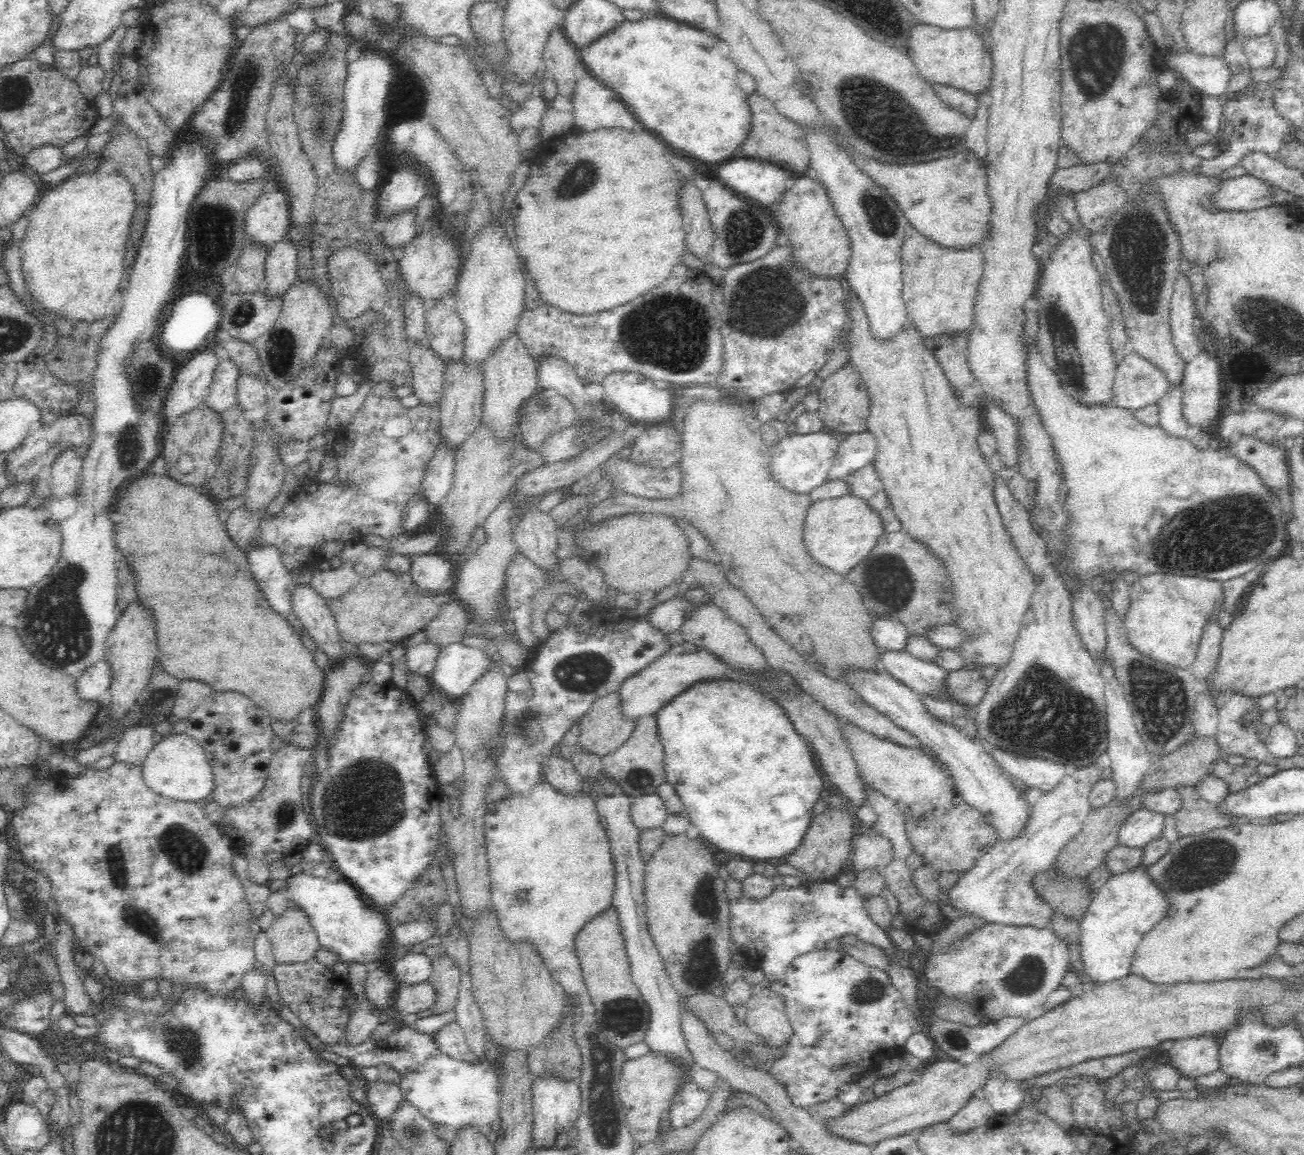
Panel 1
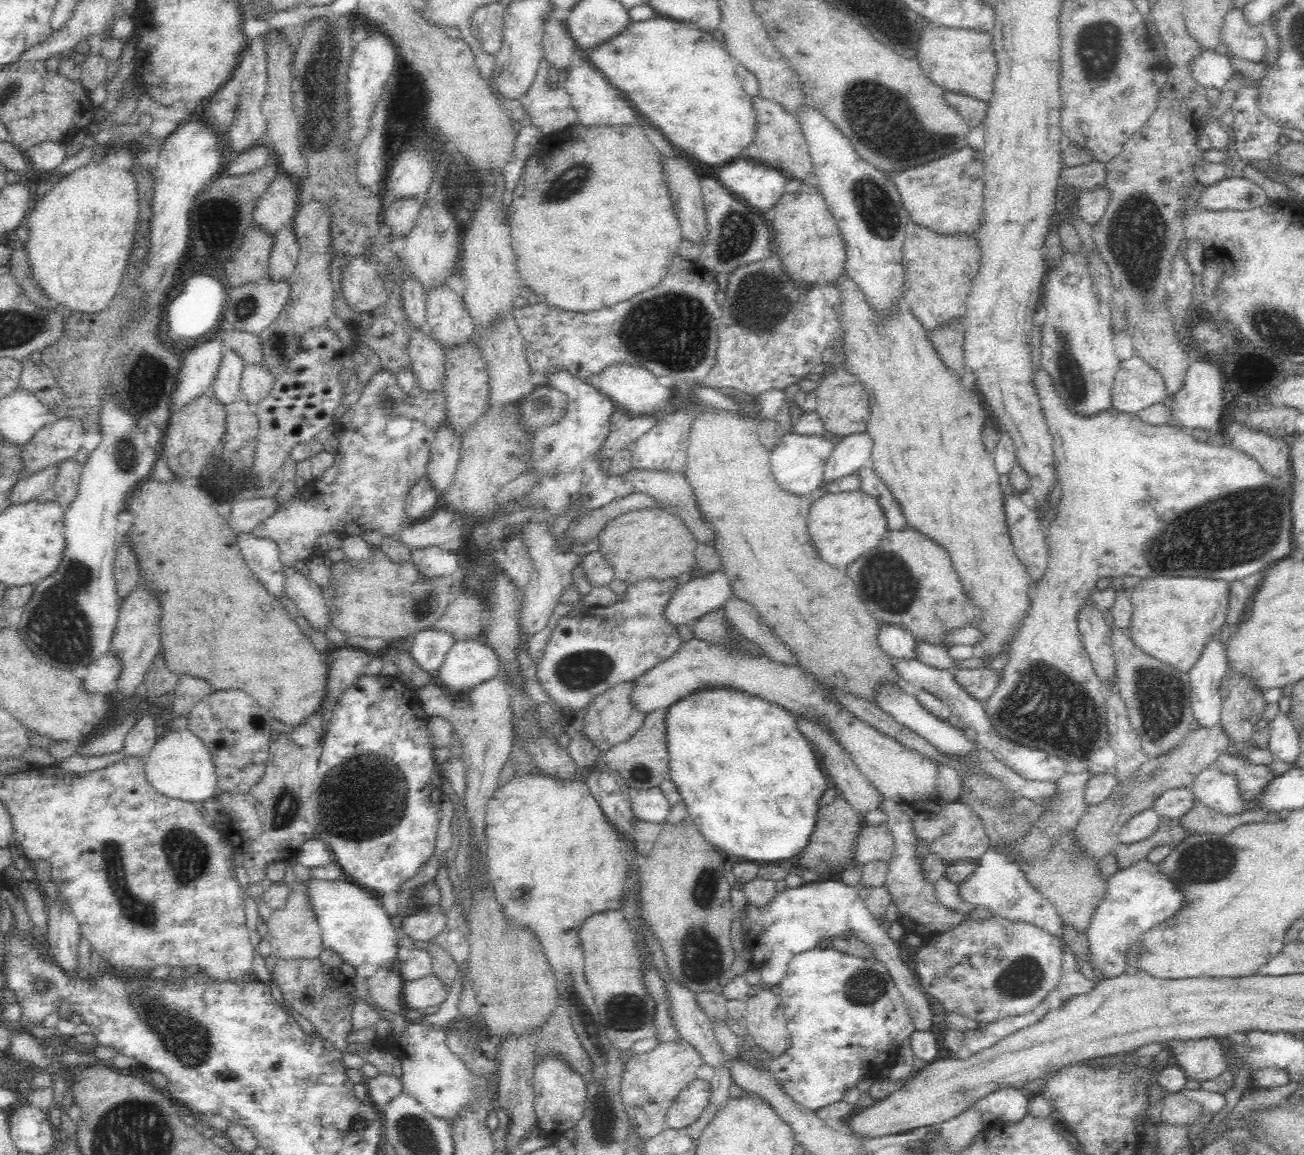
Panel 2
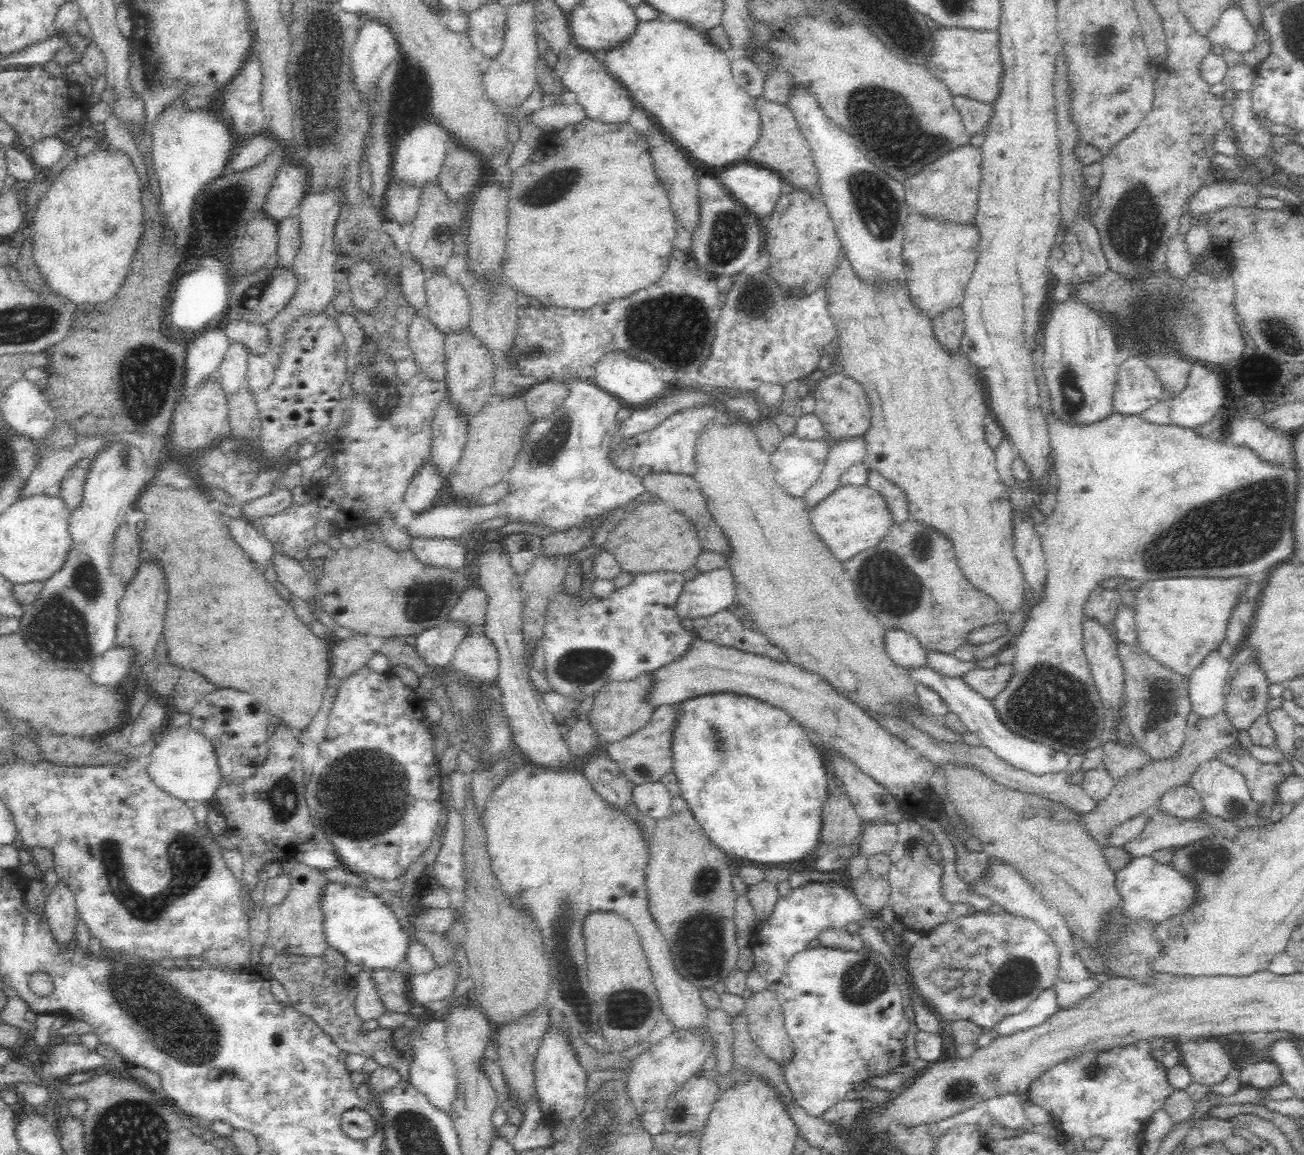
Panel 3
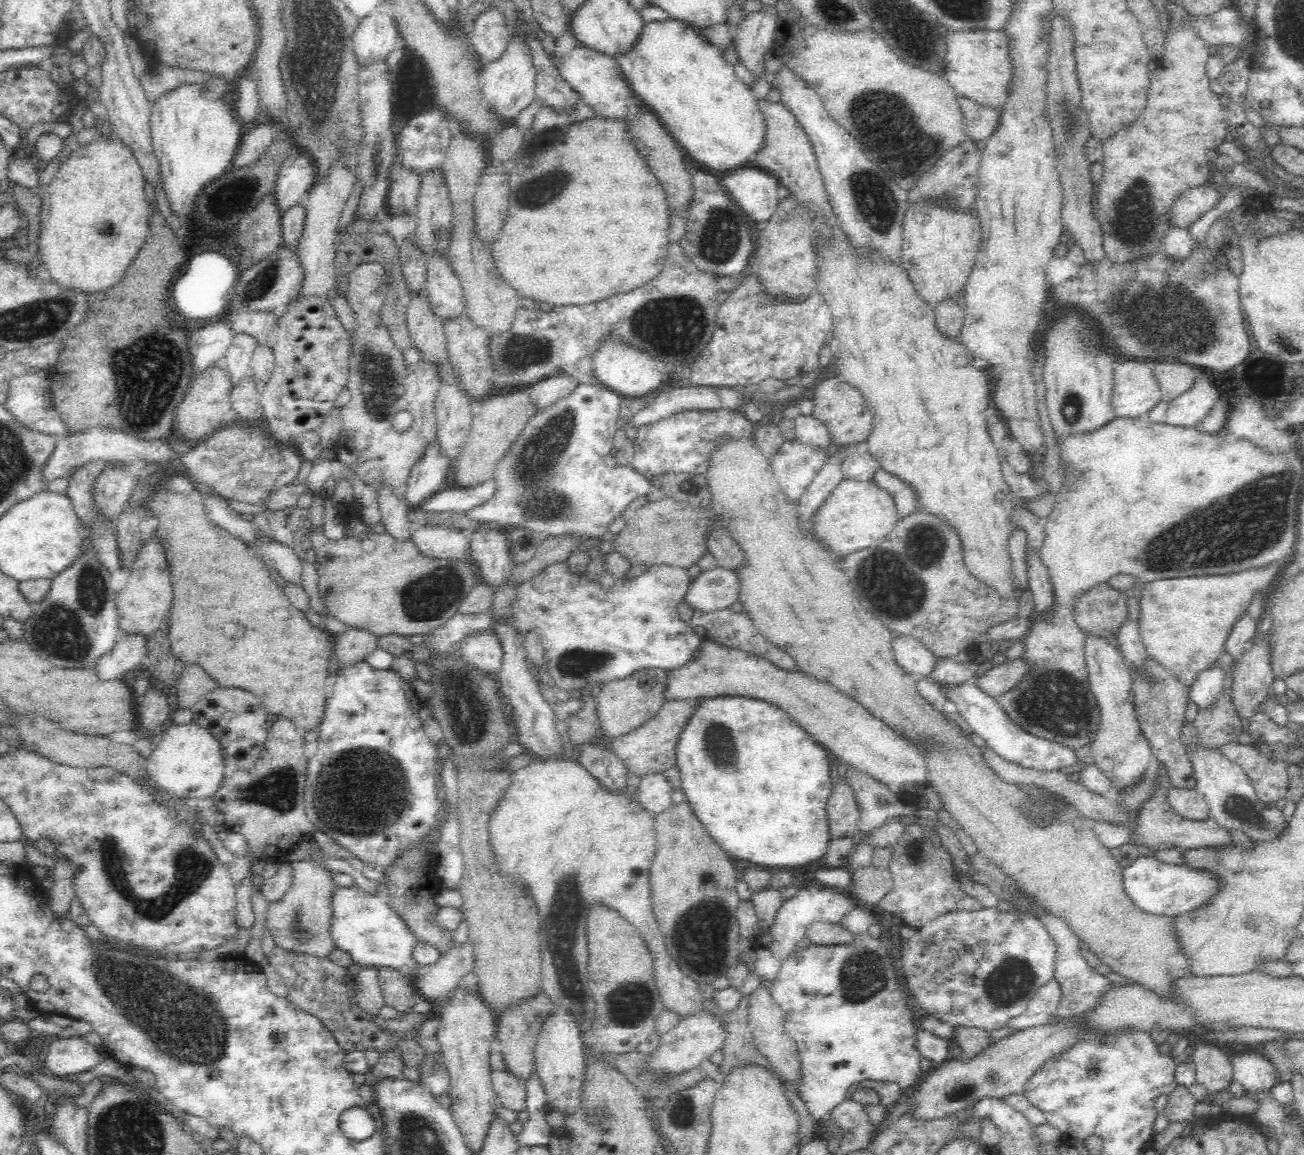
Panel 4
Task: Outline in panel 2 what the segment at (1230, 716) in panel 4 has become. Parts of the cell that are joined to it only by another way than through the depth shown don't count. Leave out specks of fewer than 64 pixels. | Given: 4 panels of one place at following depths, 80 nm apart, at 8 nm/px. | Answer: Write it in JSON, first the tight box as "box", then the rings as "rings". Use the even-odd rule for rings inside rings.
{"box":[1074,722,1232,860],"rings":[[[1218,722],[1209,727],[1199,724],[1196,730],[1191,730],[1184,736],[1175,749],[1156,758],[1148,758],[1127,779],[1118,782],[1102,802],[1087,805],[1074,828],[1079,842],[1097,860],[1110,854],[1117,846],[1116,838],[1126,821],[1139,812],[1152,809],[1154,800],[1160,798],[1163,792],[1192,786],[1196,775],[1204,770],[1204,767],[1212,765],[1221,754],[1226,753],[1230,744],[1232,739],[1222,727],[1222,723]]]}

